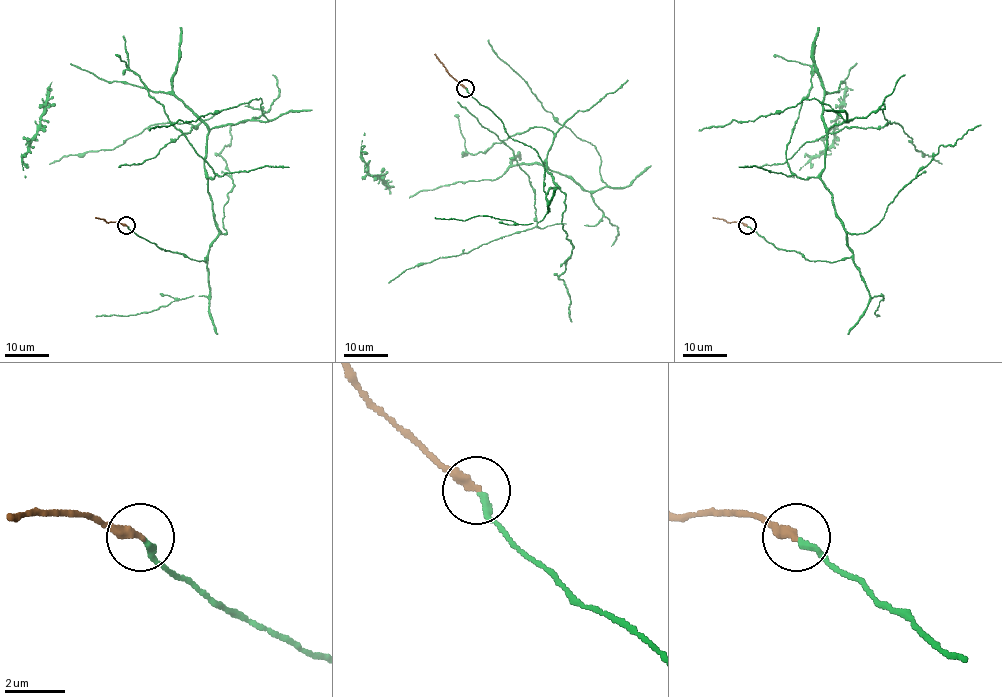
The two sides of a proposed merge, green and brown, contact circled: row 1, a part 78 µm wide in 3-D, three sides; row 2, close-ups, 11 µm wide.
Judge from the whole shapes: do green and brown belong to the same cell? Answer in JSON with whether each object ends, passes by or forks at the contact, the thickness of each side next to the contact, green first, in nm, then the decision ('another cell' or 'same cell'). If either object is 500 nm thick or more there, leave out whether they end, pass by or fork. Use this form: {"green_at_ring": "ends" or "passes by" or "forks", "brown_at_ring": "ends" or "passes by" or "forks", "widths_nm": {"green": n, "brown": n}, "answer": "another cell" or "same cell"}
{"green_at_ring": "ends", "brown_at_ring": "ends", "widths_nm": {"green": 200, "brown": 300}, "answer": "same cell"}

